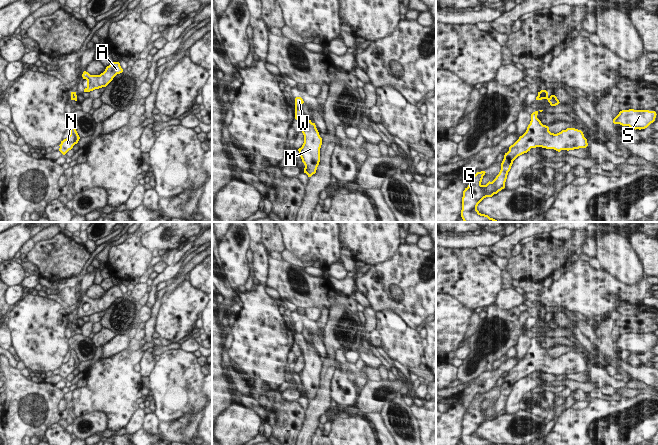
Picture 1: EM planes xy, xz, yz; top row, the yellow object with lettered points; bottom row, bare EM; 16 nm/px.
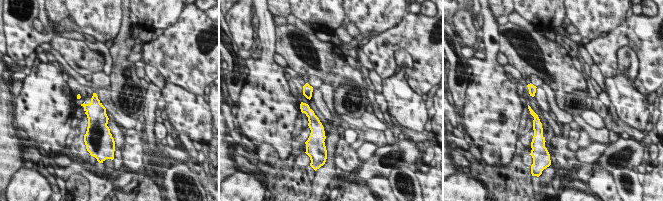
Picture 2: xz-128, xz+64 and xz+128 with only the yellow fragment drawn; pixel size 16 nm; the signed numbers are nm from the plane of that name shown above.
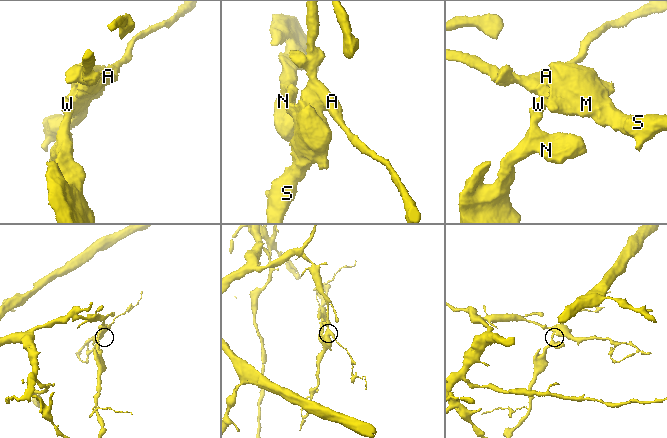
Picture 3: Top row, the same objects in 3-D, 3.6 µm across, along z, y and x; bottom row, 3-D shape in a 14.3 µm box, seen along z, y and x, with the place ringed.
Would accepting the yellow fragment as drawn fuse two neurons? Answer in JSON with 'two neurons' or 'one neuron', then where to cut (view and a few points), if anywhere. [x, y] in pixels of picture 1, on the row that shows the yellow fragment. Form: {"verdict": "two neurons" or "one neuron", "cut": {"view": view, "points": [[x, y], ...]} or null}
{"verdict": "two neurons", "cut": {"view": "xz", "points": [[295, 108], [300, 110]]}}

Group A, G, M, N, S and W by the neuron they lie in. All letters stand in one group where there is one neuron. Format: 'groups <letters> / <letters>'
groups A M S / G N W

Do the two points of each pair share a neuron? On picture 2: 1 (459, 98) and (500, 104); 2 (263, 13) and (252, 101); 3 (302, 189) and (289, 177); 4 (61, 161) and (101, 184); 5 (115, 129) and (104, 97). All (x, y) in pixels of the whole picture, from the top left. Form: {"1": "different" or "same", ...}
{"1": "different", "2": "same", "3": "same", "4": "different", "5": "different"}

